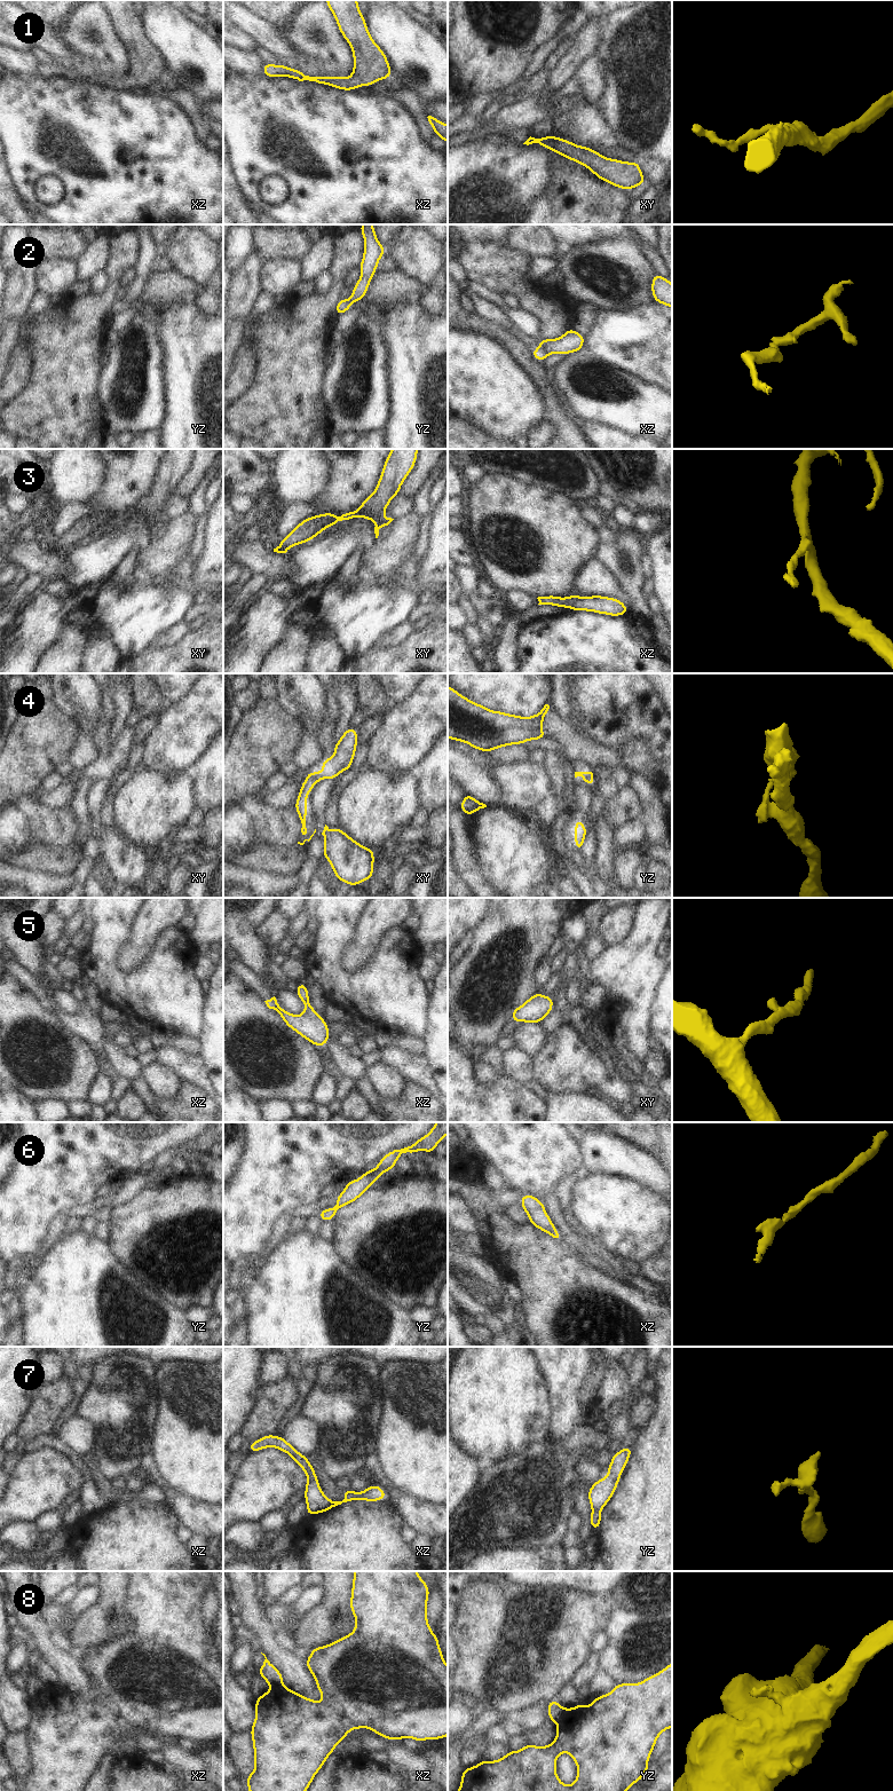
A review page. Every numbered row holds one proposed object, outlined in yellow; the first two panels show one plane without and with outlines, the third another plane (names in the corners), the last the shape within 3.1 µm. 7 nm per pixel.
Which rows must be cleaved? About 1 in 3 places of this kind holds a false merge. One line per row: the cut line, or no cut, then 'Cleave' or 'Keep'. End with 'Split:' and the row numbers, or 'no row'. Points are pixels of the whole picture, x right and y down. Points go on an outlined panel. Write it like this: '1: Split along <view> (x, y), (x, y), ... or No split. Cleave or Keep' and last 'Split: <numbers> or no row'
1: No split. Keep
2: Split along xz (540, 347), (548, 354). Cleave
3: No split. Keep
4: Split along xy (307, 778), (317, 781). Cleave
5: No split. Keep
6: No split. Keep
7: Split along xz (345, 1491), (346, 1496), (352, 1499). Cleave
8: Split along yz (566, 1709), (558, 1724). Cleave
Split: 2, 4, 7, 8.

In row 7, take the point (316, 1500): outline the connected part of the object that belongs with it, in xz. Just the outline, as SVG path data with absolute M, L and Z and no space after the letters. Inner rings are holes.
M264 1435L260 1439L251 1442L248 1452L258 1452L267 1447L276 1447L277 1450L287 1453L306 1473L307 1485L305 1488L305 1501L307 1502L307 1516L324 1513L342 1502L351 1501L347 1498L347 1492L342 1491L345 1499L342 1501L333 1501L329 1499L322 1491L318 1477L314 1470L313 1465L308 1458L297 1451L286 1439L282 1436Z

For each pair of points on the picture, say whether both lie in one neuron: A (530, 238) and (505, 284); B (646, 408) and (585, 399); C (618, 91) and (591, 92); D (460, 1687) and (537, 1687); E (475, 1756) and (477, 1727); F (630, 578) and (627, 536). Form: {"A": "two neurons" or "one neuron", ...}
{"A": "two neurons", "B": "one neuron", "C": "two neurons", "D": "one neuron", "E": "two neurons", "F": "one neuron"}

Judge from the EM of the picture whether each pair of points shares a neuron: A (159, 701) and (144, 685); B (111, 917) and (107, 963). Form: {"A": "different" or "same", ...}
{"A": "same", "B": "same"}

